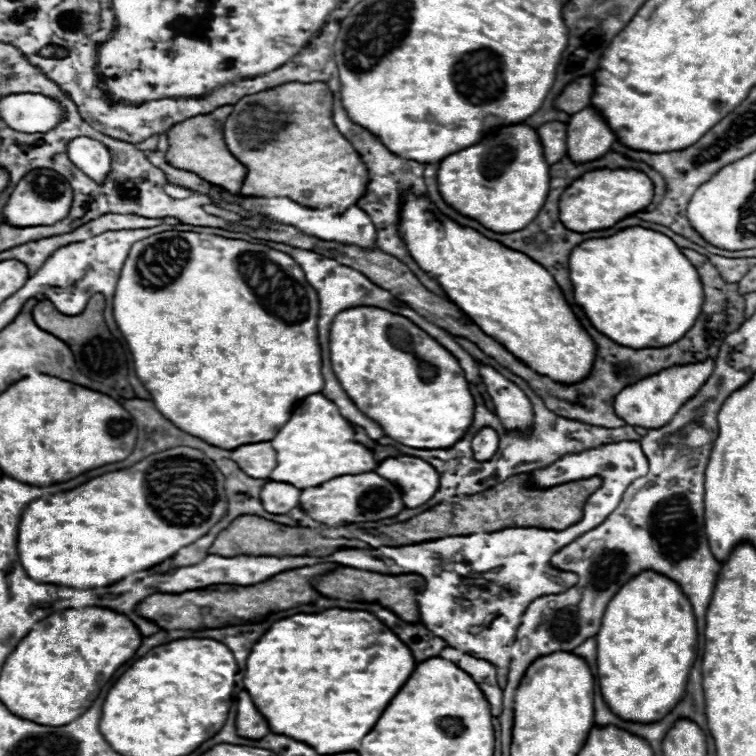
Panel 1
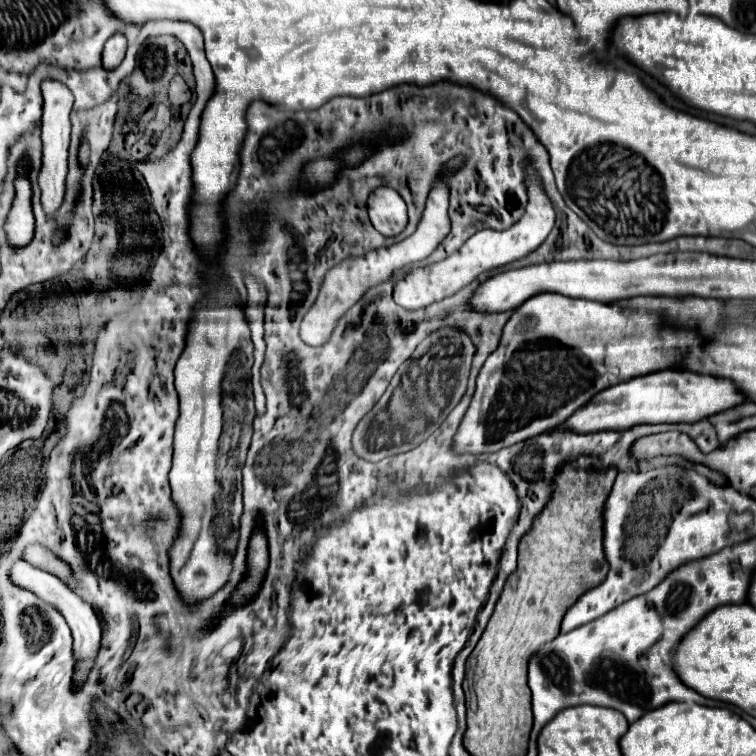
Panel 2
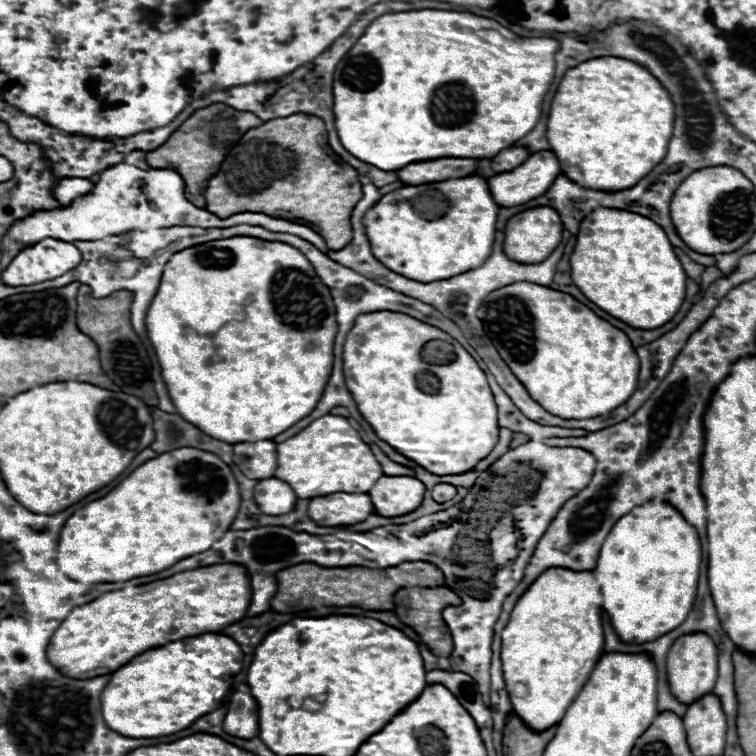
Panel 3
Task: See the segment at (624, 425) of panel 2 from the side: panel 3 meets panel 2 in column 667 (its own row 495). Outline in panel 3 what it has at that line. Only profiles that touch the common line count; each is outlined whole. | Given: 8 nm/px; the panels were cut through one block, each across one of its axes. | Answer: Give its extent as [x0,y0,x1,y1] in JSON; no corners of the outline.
[372,476,426,516]

